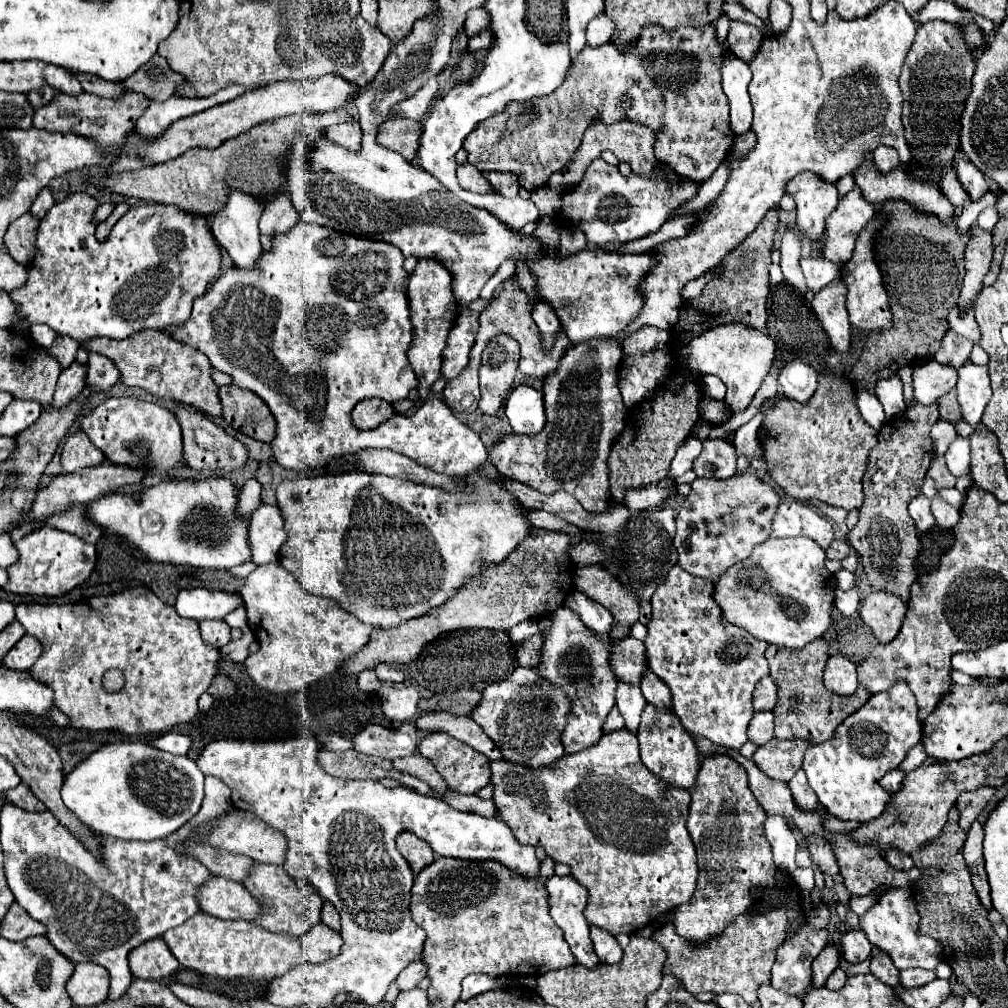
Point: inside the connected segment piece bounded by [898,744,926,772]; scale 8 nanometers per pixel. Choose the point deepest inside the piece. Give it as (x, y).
(915, 758)

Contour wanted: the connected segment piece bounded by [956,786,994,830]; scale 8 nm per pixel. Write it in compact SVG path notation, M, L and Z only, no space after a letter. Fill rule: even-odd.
M982 786L974 792L964 792L956 806L958 806L958 814L960 814L960 826L962 830L970 830L972 822L978 818L978 814L984 810L984 806L988 804L988 800L994 796L994 788L990 786Z

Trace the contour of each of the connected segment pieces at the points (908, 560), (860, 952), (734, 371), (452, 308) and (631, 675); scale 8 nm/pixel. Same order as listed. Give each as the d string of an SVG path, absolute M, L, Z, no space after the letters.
M914 402L902 416L890 418L878 432L878 446L868 456L868 470L862 478L864 504L858 524L850 530L848 542L860 554L864 578L878 592L892 592L908 606L910 586L916 580L914 560L920 550L918 530L908 514L908 504L920 494L924 476L932 462L930 430L938 420L938 406Z
M850 930L842 936L840 940L840 946L842 946L842 956L846 962L850 964L856 964L856 962L862 962L870 956L872 952L872 944L868 942L866 934L862 930Z
M728 322L722 326L714 326L702 332L700 336L692 338L686 346L670 350L670 358L674 364L682 364L690 372L698 372L702 376L704 374L718 376L728 388L724 402L730 406L732 412L746 410L746 406L758 392L760 384L764 382L774 356L776 356L774 338L766 330L756 330L742 322Z
M420 258L418 266L410 274L408 282L408 298L410 298L410 310L414 318L414 346L408 350L408 360L410 366L414 368L420 384L418 384L418 394L426 398L432 390L432 384L440 378L440 360L442 360L442 350L446 346L446 336L450 328L454 326L454 318L458 314L458 302L452 294L452 278L450 272L434 258Z
M624 636L622 640L610 640L610 668L618 682L640 686L644 670L648 670L646 646L642 640Z

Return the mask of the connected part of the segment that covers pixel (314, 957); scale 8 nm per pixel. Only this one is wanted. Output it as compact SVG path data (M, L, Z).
M324 924L314 926L310 932L302 936L302 948L306 950L306 956L312 964L326 962L328 958L336 958L342 948L342 936L334 930L330 930Z

